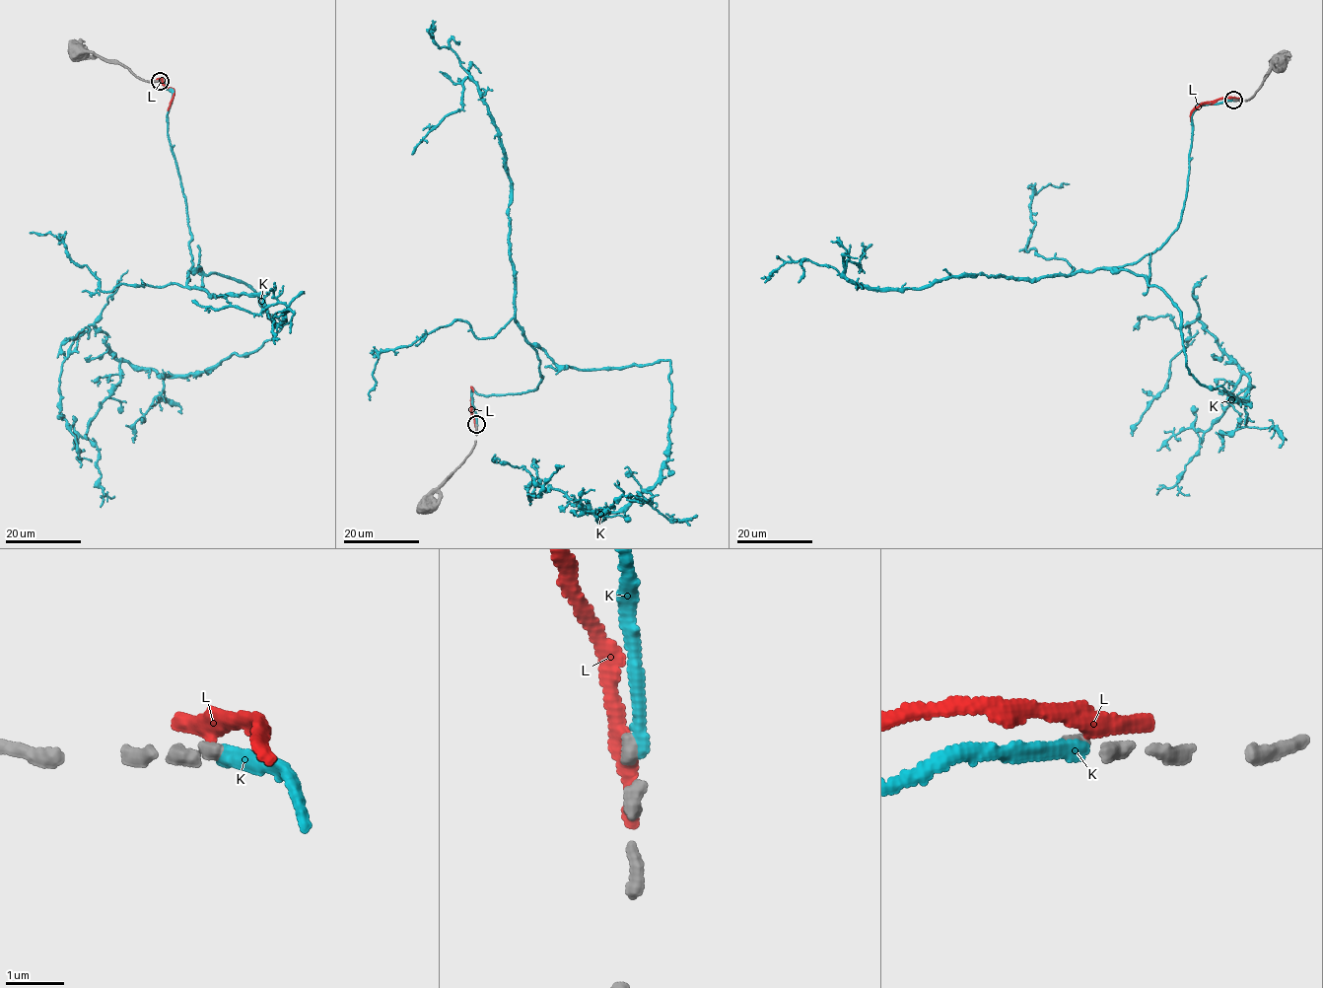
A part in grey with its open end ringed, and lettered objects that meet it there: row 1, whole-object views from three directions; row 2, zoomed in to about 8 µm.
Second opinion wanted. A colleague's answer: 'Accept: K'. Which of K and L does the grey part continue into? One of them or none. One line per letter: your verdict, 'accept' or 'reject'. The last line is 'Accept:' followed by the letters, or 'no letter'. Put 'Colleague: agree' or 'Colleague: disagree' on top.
Colleague: disagree
K: reject
L: reject
Accept: no letter

